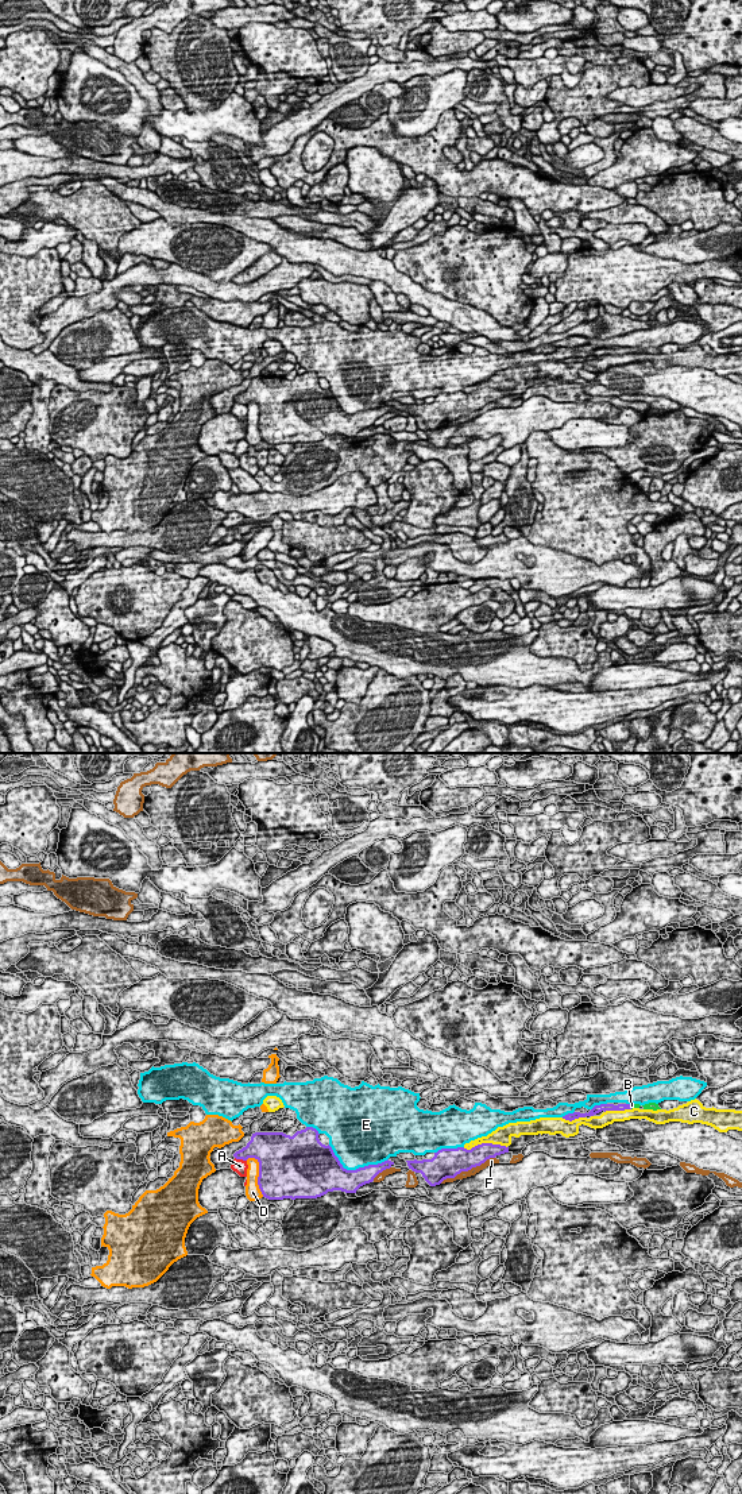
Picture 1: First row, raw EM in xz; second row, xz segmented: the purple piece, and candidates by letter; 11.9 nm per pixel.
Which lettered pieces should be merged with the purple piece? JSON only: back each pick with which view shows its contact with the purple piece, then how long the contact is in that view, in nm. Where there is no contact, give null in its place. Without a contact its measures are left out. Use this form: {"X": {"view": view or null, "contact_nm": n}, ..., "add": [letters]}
{"B": {"view": "xz", "contact_nm": 70}, "add": ["B"]}

